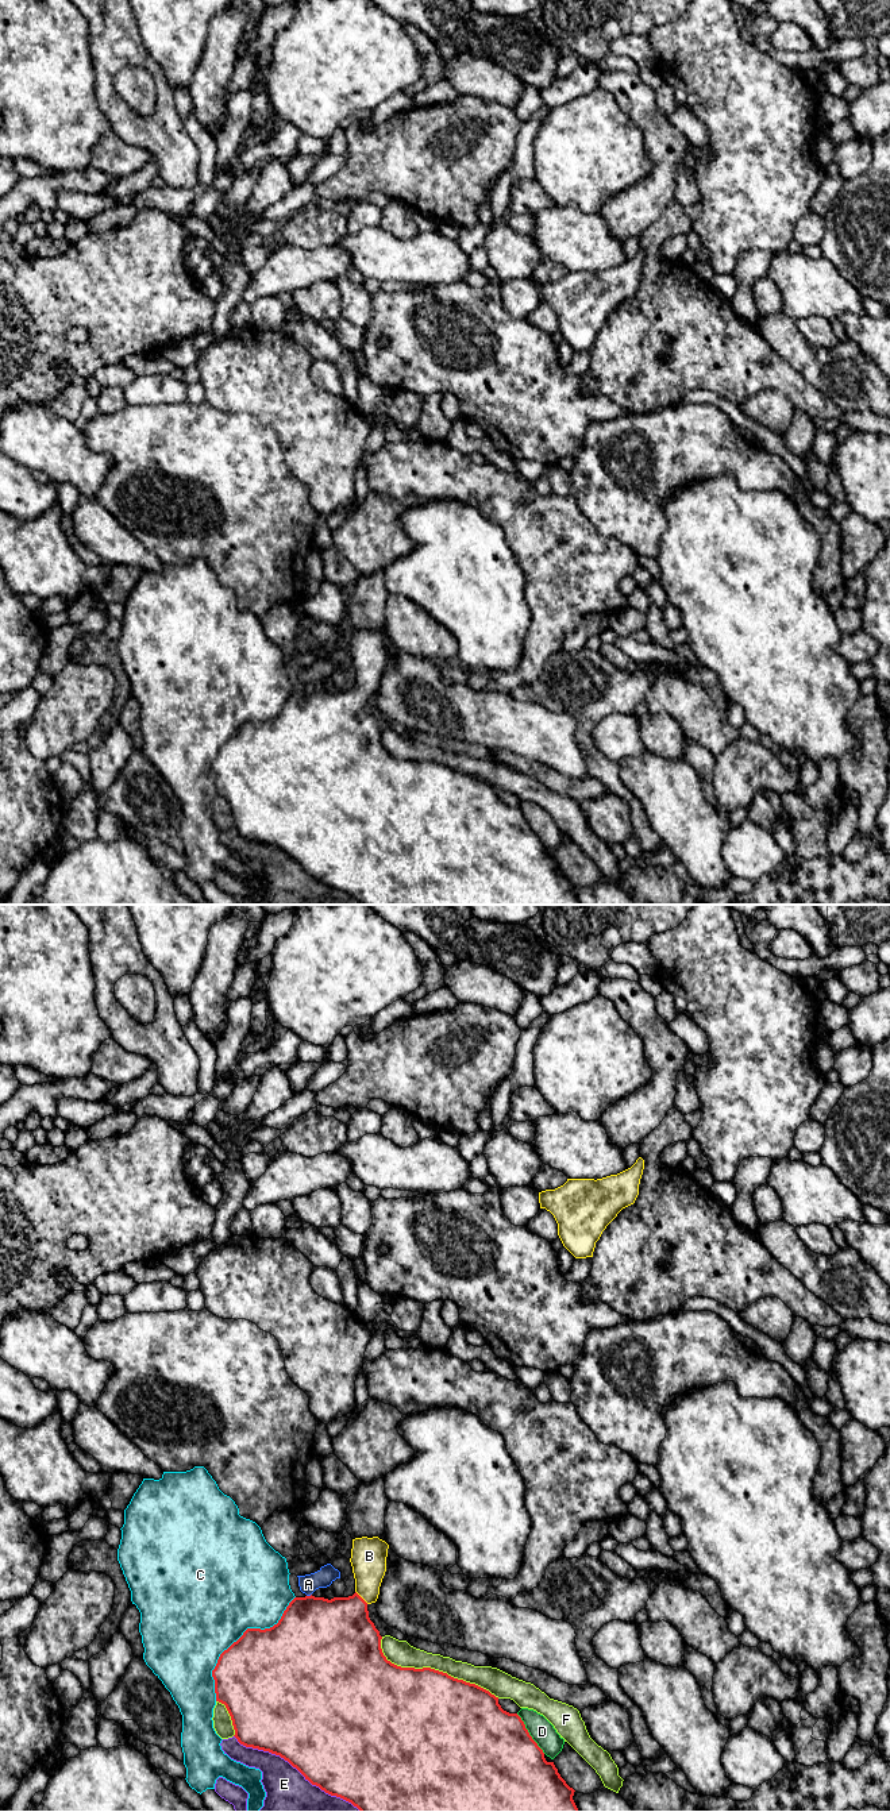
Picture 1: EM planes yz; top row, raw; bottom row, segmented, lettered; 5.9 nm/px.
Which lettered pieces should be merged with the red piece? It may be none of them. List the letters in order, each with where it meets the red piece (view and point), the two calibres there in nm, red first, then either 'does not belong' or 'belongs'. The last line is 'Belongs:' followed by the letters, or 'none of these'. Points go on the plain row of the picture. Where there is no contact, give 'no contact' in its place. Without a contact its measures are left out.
A: yz (308, 689) | 480/110 nm | does not belong
B: yz (361, 690) | 420/200 nm | belongs
C: yz (239, 731) | 500/500 nm | does not belong
D: yz (528, 827) | 500/140 nm | does not belong
E: yz (297, 862) | 500/380 nm | does not belong
F: yz (432, 762) | 500/150 nm | does not belong
Belongs: B

